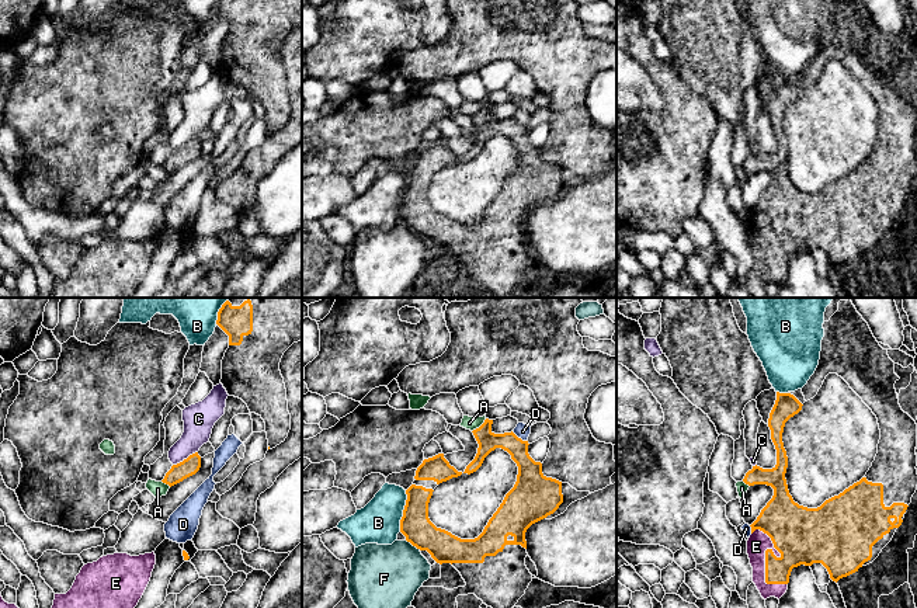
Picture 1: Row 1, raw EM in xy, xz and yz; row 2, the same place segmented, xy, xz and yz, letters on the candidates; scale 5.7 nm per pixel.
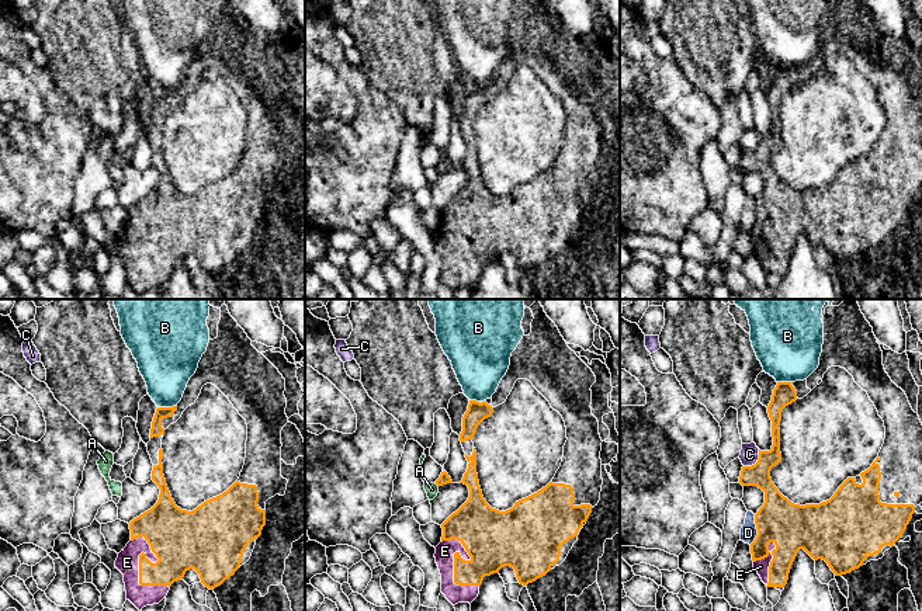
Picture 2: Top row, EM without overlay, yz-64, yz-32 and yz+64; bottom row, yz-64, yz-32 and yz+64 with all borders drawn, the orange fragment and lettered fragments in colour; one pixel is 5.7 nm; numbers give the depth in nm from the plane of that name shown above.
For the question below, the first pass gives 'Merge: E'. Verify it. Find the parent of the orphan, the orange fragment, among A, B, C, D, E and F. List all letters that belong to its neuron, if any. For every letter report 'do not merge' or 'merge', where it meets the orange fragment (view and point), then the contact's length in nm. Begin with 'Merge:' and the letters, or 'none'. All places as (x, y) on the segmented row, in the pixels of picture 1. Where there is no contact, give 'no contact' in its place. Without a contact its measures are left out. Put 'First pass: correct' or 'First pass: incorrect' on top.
First pass: correct
Merge: E
A: do not merge | xz (480, 426) | 120 nm
B: do not merge | xz (403, 511) | 240 nm
C: do not merge | xy (184, 459) | 170 nm
D: do not merge | xz (517, 437) | 110 nm
E: merge | yz (766, 562) | 380 nm
F: do not merge | xz (413, 545) | 110 nm

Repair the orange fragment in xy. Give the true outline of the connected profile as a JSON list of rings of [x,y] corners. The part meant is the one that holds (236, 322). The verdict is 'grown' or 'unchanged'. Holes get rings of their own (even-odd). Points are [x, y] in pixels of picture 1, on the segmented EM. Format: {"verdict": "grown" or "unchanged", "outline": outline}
{"verdict": "grown", "outline": [[[229,298],[218,312],[216,324],[229,336],[220,383],[229,396],[242,399],[250,413],[264,420],[272,449],[285,441],[291,430],[279,362],[293,343],[302,341],[302,298]]]}

